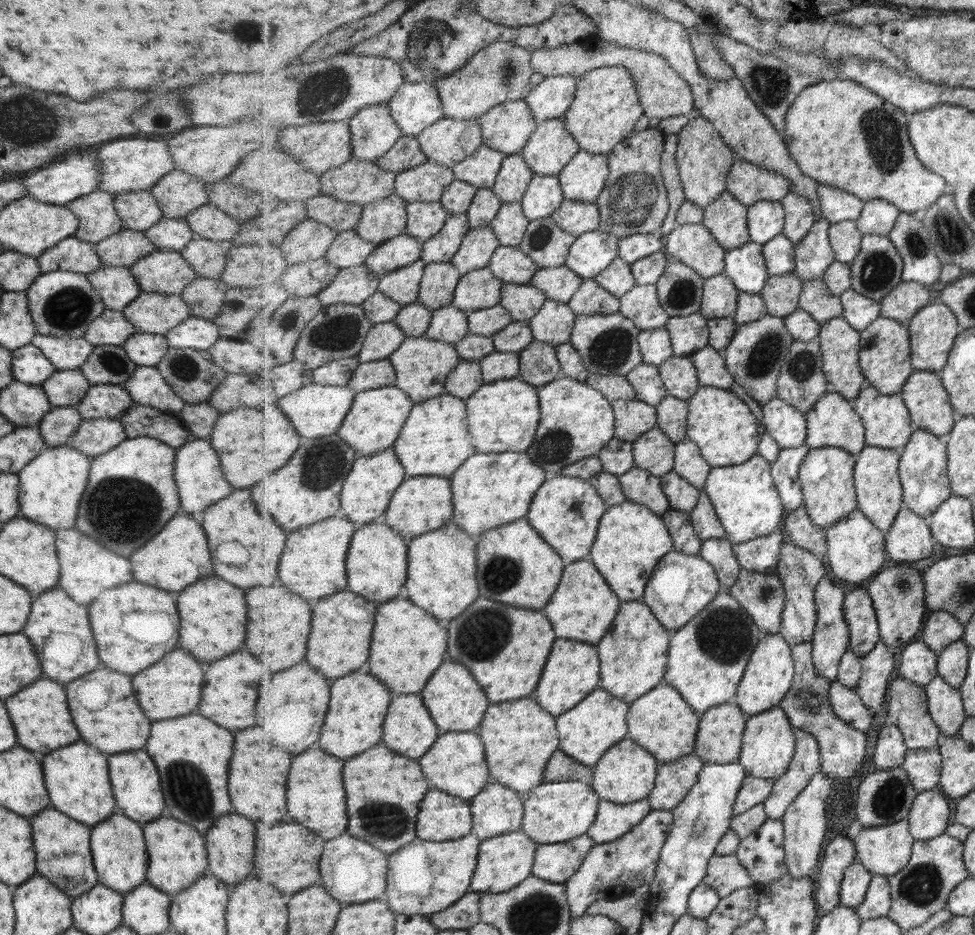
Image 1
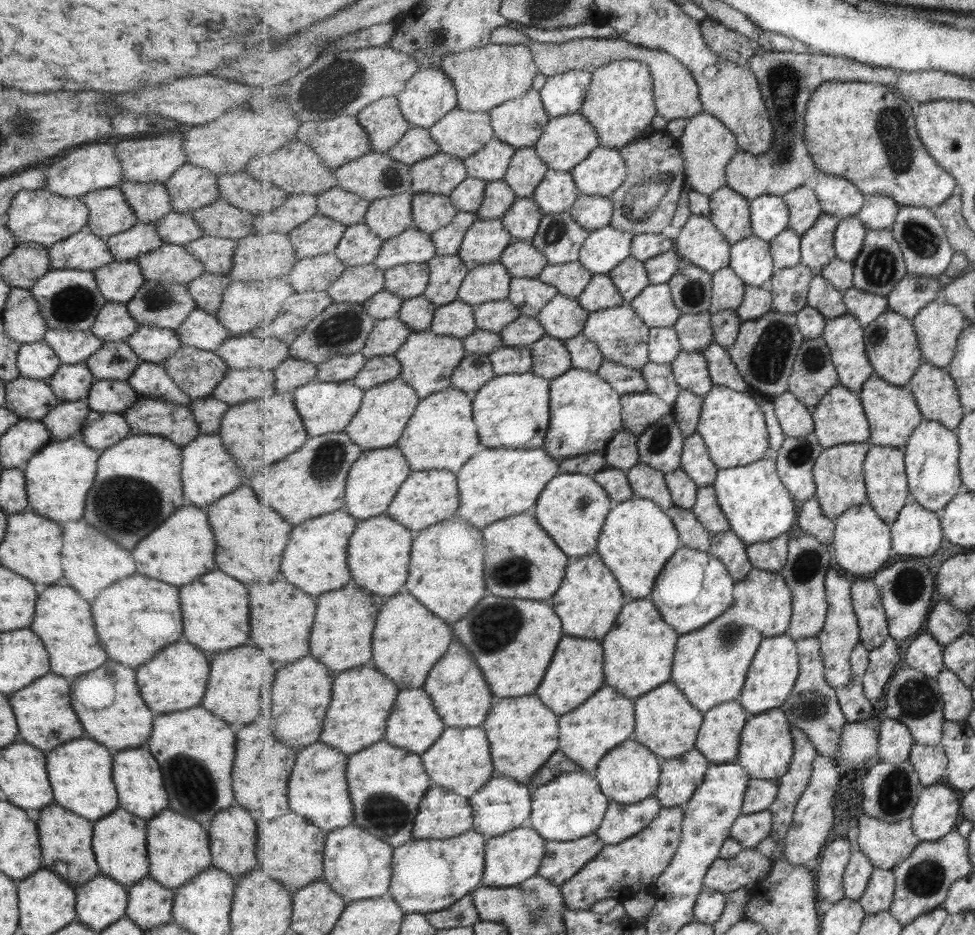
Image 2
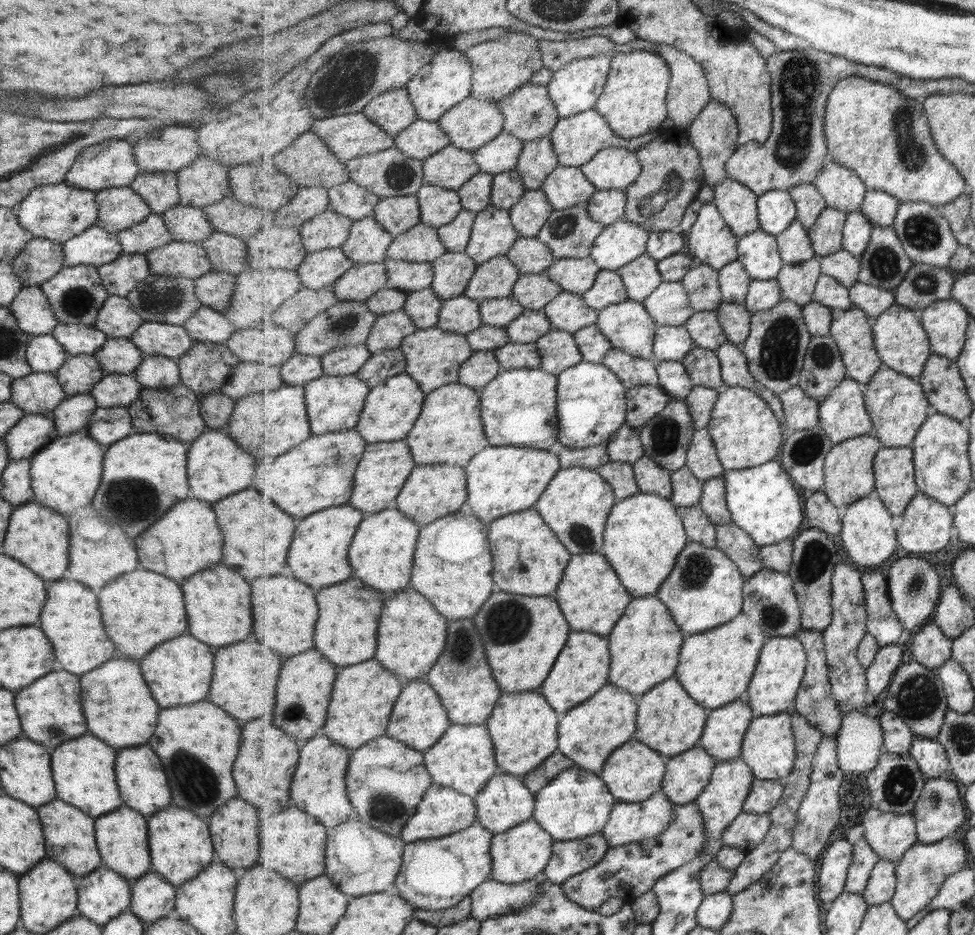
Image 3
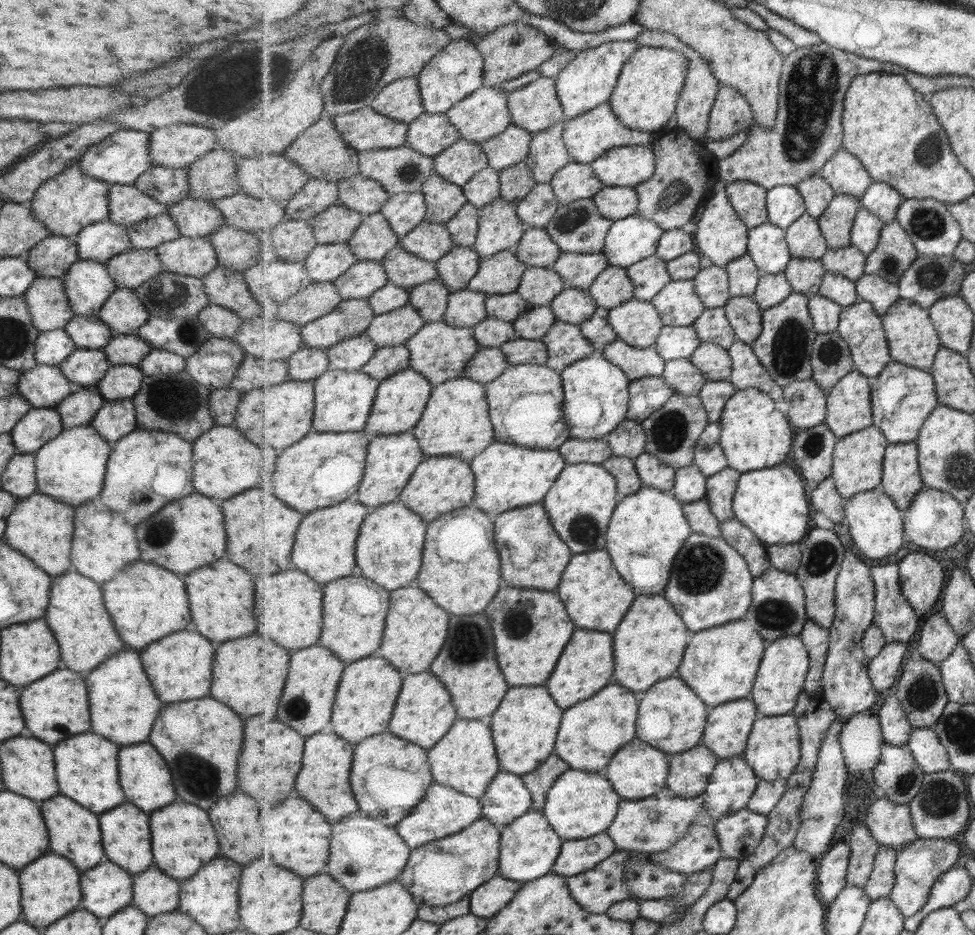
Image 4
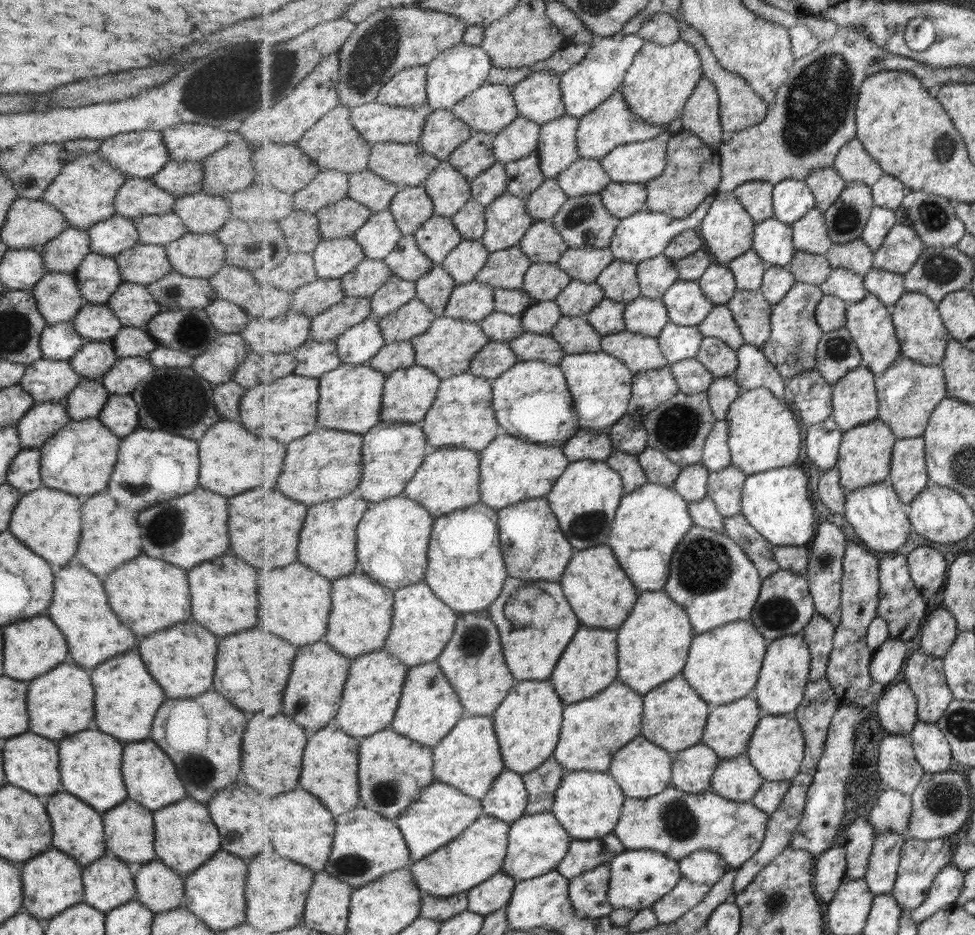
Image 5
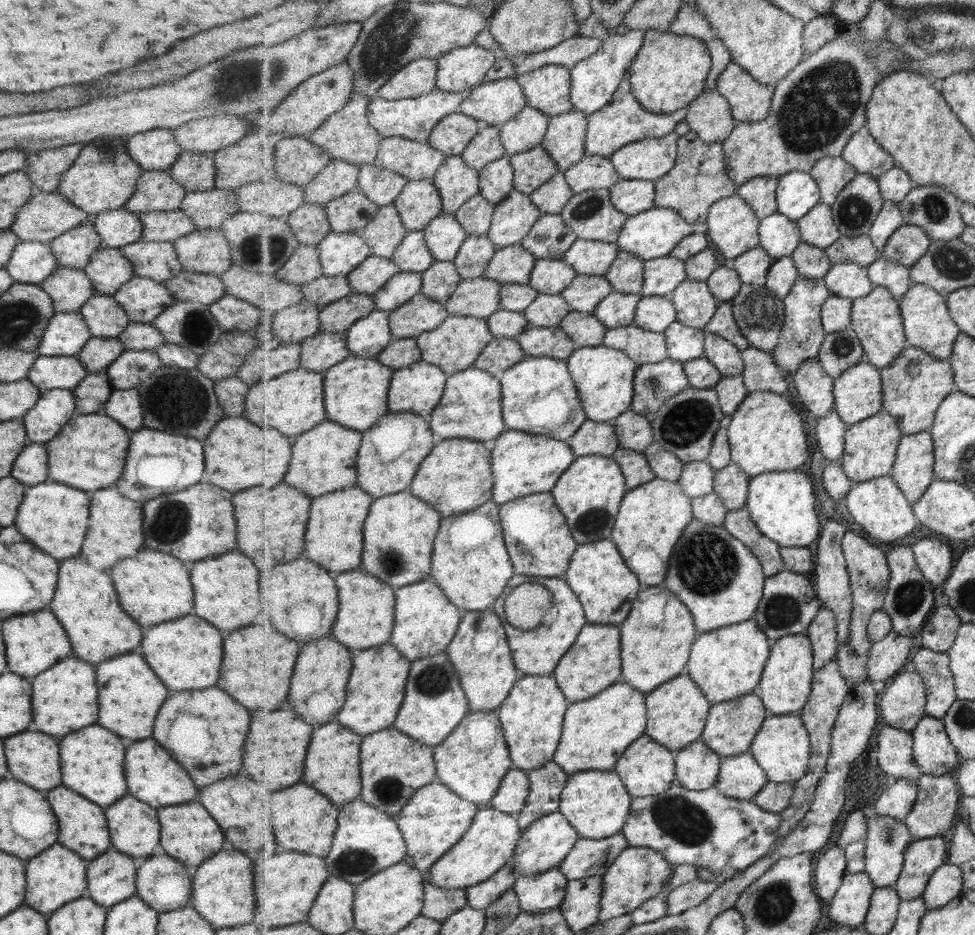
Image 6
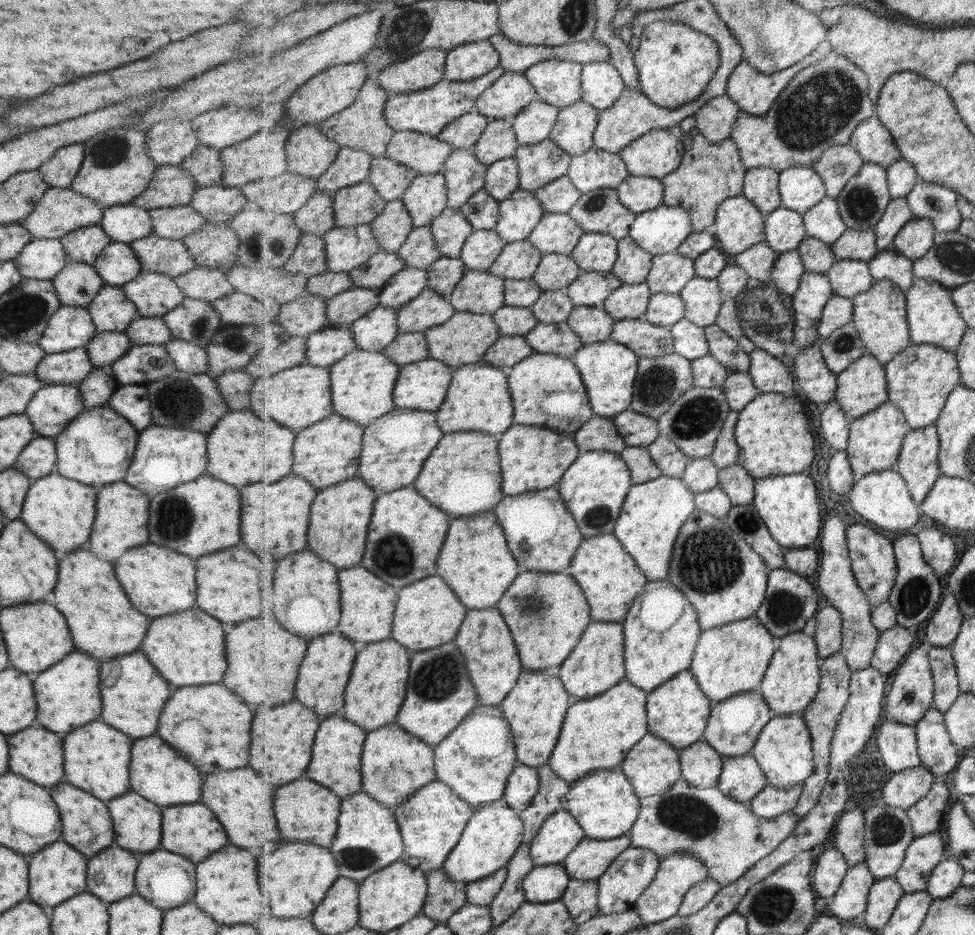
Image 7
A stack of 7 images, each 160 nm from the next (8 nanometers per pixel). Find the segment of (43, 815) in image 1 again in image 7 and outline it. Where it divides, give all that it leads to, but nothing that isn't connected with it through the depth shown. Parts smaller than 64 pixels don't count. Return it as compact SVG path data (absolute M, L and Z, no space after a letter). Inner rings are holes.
M64 778L49 790L49 796L57 804L56 809L59 810L58 813L61 816L60 840L65 844L79 851L86 858L95 856L100 850L113 844L114 832L112 831L111 817L107 808L99 800L95 800L89 794L73 788L71 784L67 784Z

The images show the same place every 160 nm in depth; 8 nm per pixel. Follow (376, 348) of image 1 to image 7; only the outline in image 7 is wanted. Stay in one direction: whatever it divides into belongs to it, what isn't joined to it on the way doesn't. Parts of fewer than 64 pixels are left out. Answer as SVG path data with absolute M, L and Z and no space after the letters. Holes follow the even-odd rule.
M427 288L413 301L398 308L399 329L405 333L426 333L432 327L449 321L455 313L449 298Z

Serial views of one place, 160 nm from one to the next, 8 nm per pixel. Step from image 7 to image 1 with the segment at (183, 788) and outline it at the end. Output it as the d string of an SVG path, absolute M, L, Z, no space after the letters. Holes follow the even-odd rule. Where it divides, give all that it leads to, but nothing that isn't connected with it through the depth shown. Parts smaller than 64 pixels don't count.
M143 750L113 754L107 758L107 764L109 764L109 782L115 803L112 814L120 813L133 822L139 822L141 826L159 818L163 812L163 798L159 790L157 772L149 756Z

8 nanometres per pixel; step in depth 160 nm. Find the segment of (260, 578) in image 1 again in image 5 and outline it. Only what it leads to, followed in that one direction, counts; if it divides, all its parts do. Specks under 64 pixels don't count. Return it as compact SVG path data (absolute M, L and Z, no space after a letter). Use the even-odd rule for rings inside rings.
M253 488L227 498L229 550L253 568L283 568L299 560L299 546L309 506L299 504L279 490Z

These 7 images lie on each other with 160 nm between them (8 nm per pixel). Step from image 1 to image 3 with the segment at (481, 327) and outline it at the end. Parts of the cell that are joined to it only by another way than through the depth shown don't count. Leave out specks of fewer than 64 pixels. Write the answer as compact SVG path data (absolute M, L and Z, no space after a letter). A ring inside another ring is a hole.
M515 297L490 298L481 302L484 325L506 328L525 312L525 307Z

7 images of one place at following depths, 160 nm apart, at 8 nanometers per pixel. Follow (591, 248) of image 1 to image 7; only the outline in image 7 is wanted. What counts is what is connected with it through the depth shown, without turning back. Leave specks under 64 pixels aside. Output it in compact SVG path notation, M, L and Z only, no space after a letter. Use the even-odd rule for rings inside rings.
M663 204L639 213L630 237L647 252L661 255L677 251L694 231L692 218L684 208Z

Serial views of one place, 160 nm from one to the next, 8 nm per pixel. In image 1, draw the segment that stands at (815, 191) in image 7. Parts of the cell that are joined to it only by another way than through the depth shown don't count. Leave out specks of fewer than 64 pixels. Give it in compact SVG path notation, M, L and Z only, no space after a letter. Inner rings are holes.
M761 200L748 207L750 240L765 245L784 232L786 209L782 201Z

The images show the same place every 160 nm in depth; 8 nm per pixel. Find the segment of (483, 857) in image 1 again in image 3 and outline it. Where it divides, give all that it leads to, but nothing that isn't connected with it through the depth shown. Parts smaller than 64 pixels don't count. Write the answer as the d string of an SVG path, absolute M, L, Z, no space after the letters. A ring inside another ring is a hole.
M534 818L527 820L506 833L495 834L491 847L494 870L491 878L507 884L517 884L542 878L554 853L556 840Z

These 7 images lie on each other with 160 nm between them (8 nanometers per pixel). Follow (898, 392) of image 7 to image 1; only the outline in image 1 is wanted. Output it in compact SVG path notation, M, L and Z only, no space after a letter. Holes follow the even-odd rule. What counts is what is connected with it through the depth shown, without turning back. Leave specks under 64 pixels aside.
M866 385L853 401L857 414L866 425L866 442L885 449L905 448L915 432L911 413L903 397L898 394L881 394L873 385Z

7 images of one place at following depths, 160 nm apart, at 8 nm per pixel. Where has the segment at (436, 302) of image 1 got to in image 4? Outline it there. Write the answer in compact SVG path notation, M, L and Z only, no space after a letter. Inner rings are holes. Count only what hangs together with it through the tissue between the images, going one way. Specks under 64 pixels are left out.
M456 246L436 262L438 276L451 292L467 289L482 260L472 247Z

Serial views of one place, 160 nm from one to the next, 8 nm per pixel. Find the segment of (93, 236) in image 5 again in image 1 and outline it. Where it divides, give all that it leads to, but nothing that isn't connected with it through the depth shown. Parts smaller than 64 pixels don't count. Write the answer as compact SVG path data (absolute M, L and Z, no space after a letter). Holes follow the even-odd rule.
M74 236L64 238L55 246L47 248L36 261L40 274L61 270L86 275L102 266L93 243L83 242Z

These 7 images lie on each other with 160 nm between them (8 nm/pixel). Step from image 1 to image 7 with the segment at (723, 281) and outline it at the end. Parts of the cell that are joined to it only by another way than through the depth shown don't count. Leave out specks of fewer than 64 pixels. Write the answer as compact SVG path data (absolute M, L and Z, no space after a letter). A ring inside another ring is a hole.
M764 240L749 250L735 256L735 264L747 271L750 278L769 281L772 278L772 270L778 260L779 252L773 250Z

